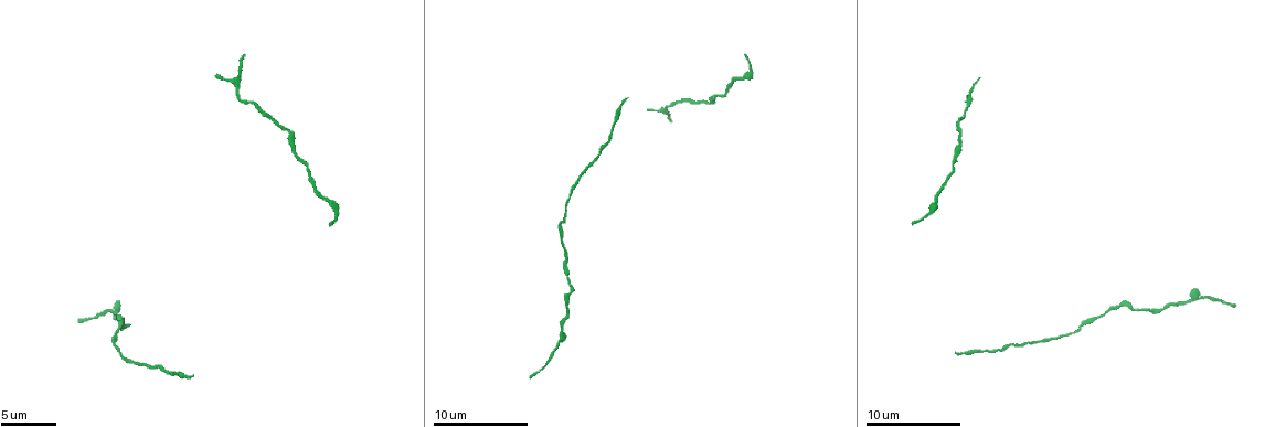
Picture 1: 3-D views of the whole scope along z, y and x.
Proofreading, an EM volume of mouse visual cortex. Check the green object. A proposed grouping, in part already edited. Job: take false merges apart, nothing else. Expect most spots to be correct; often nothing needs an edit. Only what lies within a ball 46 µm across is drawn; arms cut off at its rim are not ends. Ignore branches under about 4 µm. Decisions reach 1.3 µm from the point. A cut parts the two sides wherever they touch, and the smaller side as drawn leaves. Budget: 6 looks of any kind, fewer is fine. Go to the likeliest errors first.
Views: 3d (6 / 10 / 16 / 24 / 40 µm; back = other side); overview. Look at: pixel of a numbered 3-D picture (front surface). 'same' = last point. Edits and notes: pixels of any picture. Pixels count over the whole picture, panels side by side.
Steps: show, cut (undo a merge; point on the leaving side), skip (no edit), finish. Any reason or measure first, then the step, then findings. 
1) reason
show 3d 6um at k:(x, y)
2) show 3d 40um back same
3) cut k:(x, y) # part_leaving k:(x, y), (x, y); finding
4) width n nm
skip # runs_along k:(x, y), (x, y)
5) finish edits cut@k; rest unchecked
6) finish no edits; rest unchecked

a narrow waist
show 3d 16um at 1:(1204, 299)

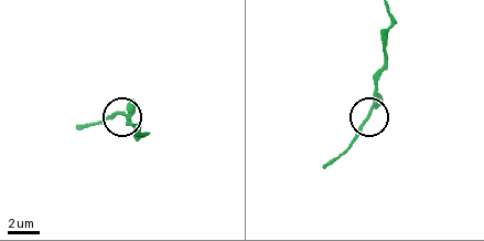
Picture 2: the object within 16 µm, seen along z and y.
width 170 nm
skip # continuous, no second neuron

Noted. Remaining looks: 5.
sudden change in width
show 3d 10um at 1:(564, 219)

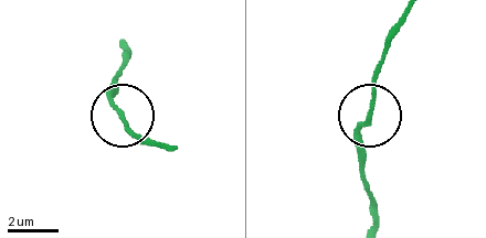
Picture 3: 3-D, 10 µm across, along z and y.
skip # runs_along 3:(408, 10), (372, 92), (372, 111), (359, 137), (359, 172); continuous, no second neuron

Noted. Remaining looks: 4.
sudden change in width
show 3d 10um at 1:(119, 323)

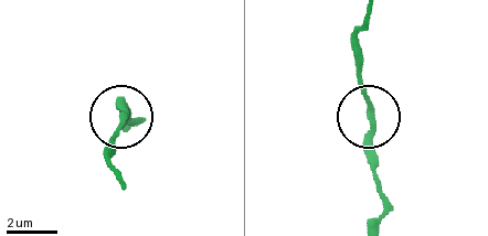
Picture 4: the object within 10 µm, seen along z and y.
show 3d 6um at 4:(124, 114)

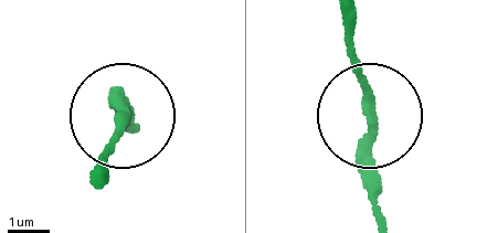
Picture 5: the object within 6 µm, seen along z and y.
width 230 nm
skip # runs_along 5:(345, 16), (377, 215); one neuron here

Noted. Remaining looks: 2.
finish no edits; rest unchecked

